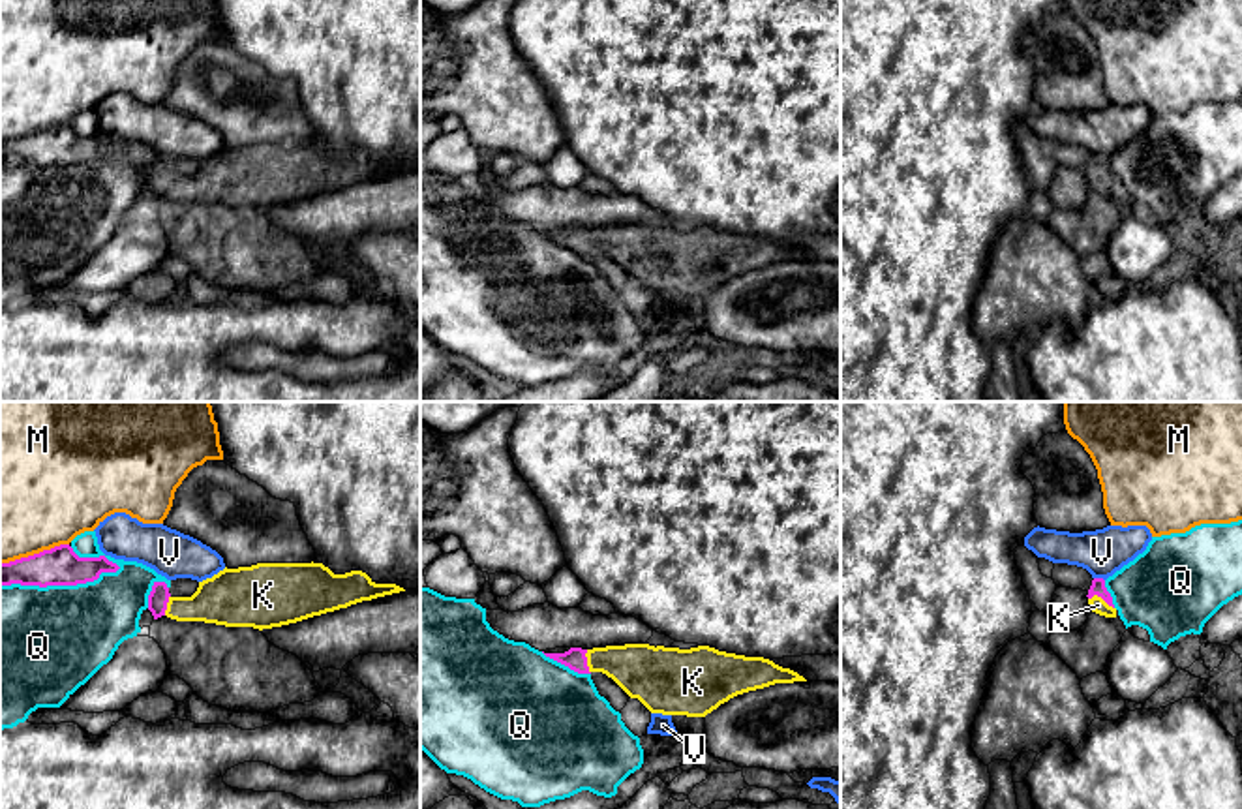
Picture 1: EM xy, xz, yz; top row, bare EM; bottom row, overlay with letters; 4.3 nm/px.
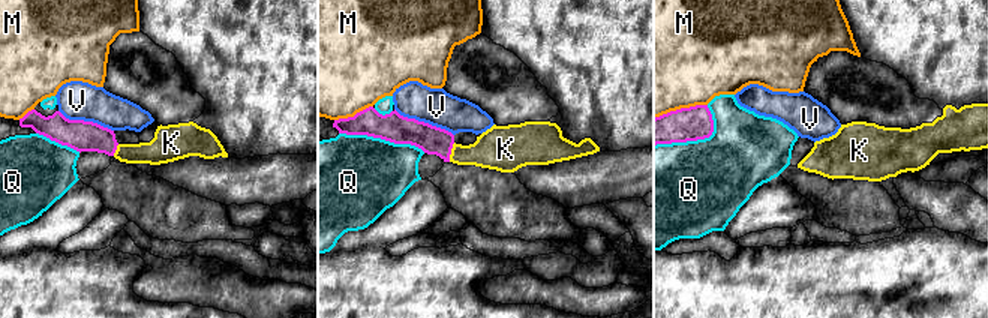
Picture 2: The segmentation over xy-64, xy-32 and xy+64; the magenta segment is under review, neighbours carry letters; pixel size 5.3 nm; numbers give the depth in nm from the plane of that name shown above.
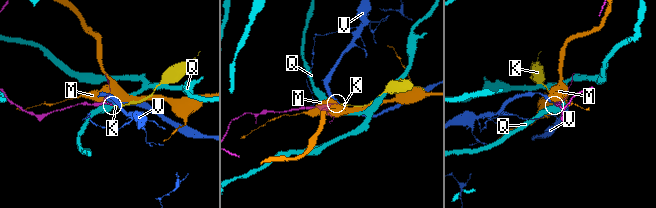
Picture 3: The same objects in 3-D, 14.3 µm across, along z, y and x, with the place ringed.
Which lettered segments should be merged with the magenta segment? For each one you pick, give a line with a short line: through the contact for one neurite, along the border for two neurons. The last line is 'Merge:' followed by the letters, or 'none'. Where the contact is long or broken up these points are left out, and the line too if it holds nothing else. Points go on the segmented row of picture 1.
K: Line: yz (1098, 588), (1102, 597), (1098, 605)
Merge: K

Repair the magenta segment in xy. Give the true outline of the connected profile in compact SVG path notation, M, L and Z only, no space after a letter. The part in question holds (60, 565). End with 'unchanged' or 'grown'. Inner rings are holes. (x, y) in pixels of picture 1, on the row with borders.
M60 544L28 557L0 563L0 586L77 586L118 569L105 556L79 557L69 544Z; unchanged

